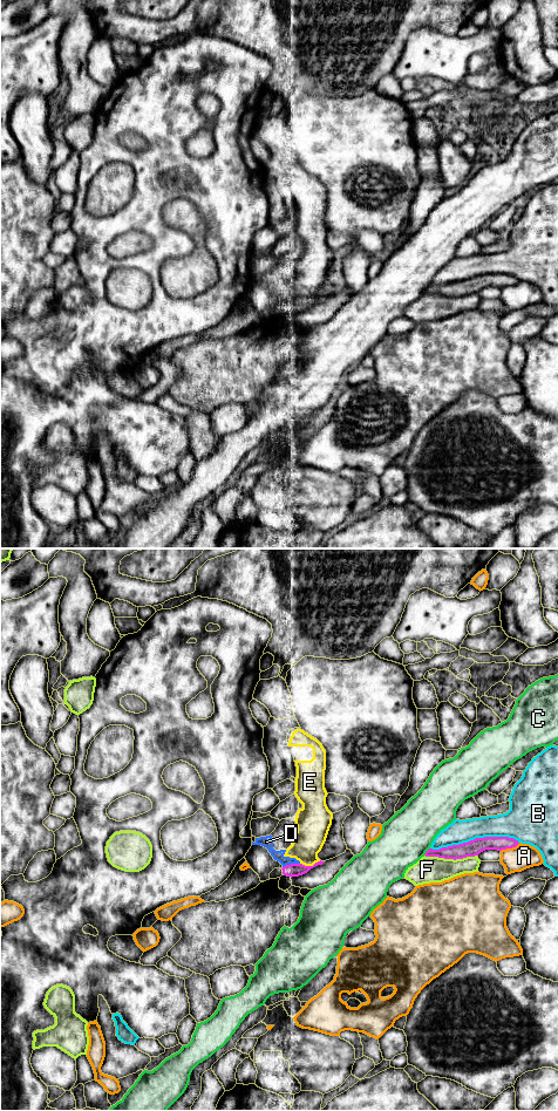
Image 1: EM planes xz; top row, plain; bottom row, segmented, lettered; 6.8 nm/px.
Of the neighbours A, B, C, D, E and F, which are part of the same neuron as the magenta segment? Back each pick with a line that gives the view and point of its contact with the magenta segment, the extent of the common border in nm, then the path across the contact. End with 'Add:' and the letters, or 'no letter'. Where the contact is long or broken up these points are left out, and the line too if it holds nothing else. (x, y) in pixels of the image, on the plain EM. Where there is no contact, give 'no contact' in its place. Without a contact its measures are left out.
Add: no letter

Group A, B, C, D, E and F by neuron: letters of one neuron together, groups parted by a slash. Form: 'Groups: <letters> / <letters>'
Groups: A / B / C / D E / F

